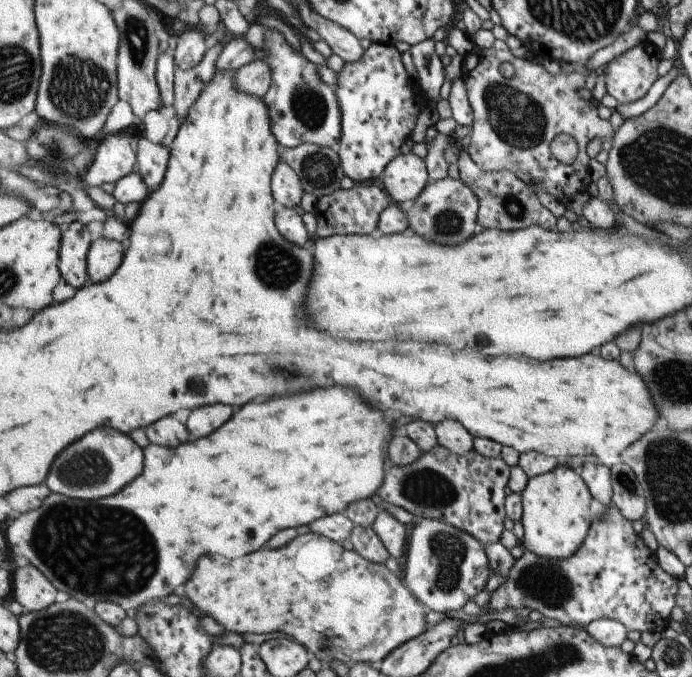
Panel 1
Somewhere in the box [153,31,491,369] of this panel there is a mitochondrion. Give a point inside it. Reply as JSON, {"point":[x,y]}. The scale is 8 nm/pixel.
{"point":[271,258]}

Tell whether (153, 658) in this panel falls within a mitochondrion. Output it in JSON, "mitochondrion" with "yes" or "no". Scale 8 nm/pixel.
{"mitochondrion":"no"}

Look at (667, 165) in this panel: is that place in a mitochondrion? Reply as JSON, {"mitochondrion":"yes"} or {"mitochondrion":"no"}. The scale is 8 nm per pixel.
{"mitochondrion":"yes"}

